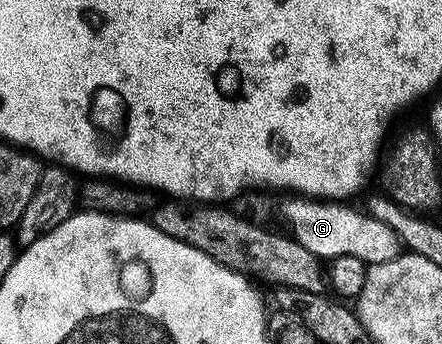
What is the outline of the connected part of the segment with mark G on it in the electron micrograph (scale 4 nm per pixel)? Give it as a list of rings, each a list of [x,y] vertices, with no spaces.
[[[316,200],[310,210],[294,210],[294,222],[289,225],[292,236],[308,252],[328,262],[340,257],[355,257],[371,267],[388,264],[403,254],[403,242],[392,228],[350,206],[353,205]]]

